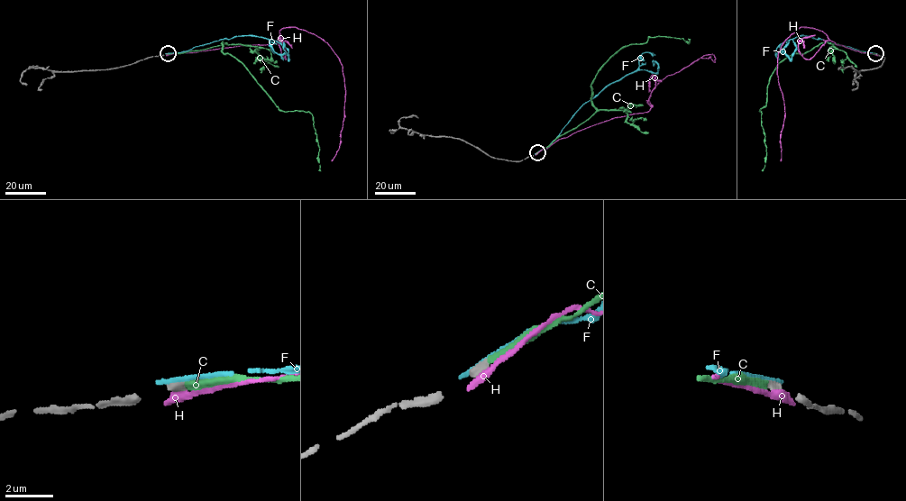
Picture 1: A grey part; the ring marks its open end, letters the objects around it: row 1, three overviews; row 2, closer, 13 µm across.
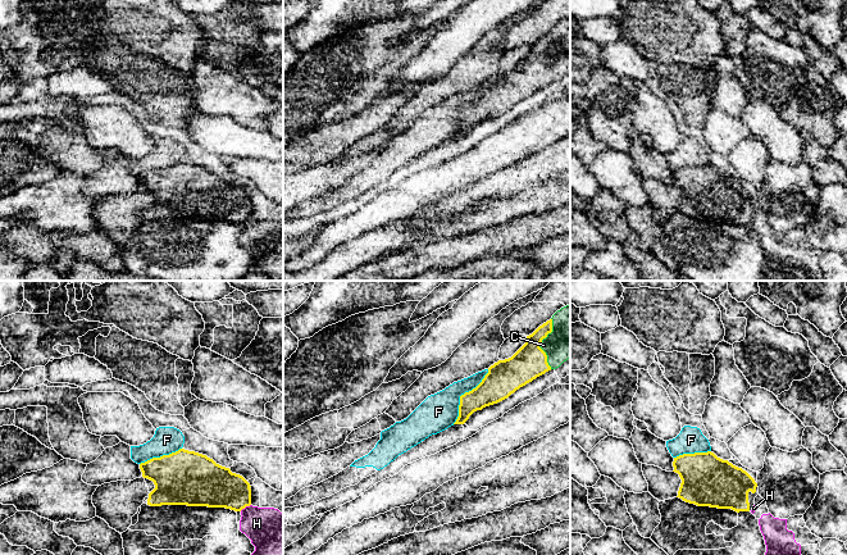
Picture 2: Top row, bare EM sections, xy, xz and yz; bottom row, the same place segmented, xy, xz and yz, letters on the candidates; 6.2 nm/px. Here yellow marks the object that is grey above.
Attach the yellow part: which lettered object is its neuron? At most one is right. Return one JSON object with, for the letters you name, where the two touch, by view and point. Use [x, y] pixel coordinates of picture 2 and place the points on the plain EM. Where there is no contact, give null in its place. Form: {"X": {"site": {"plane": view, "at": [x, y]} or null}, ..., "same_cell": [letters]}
{"C": {"site": {"plane": "xz", "at": [540, 57]}}, "same_cell": ["C"]}

